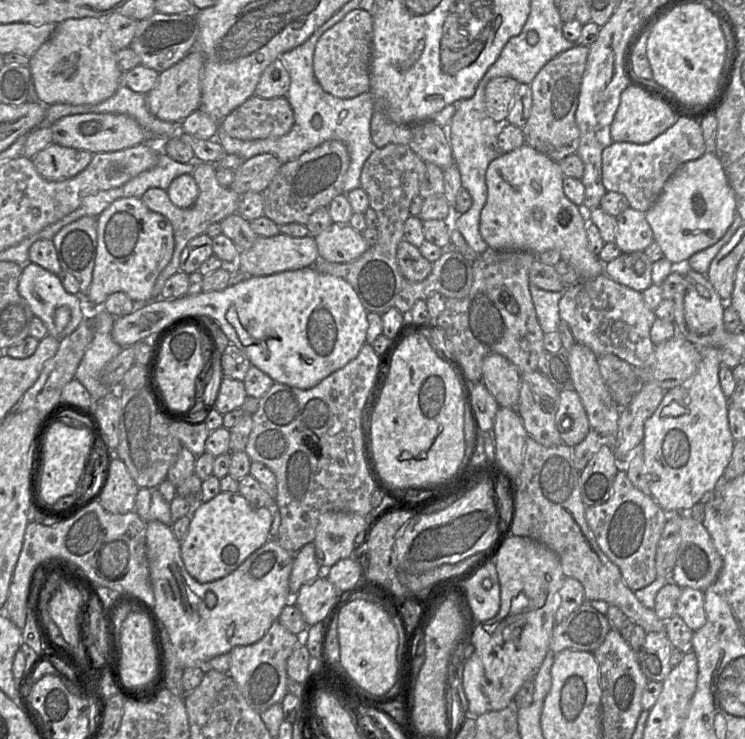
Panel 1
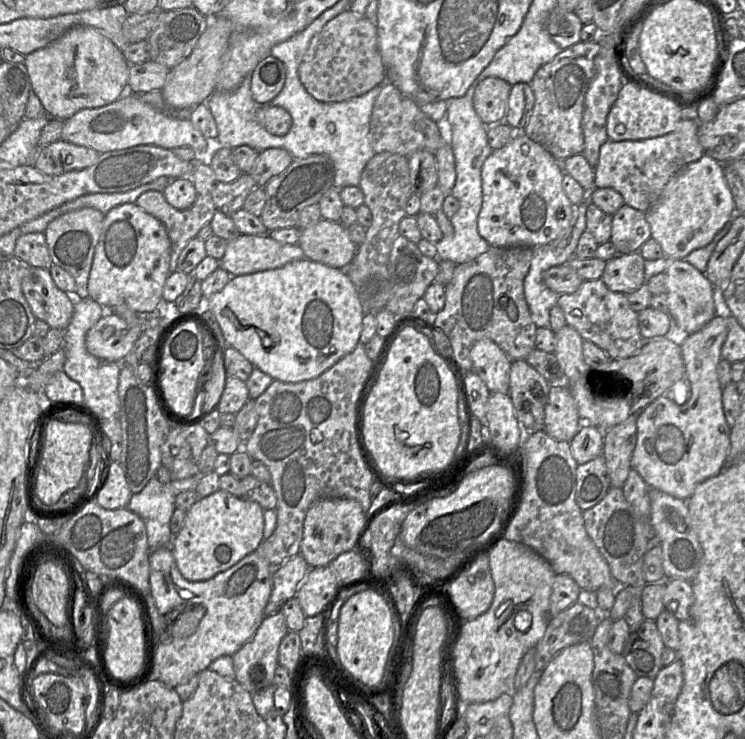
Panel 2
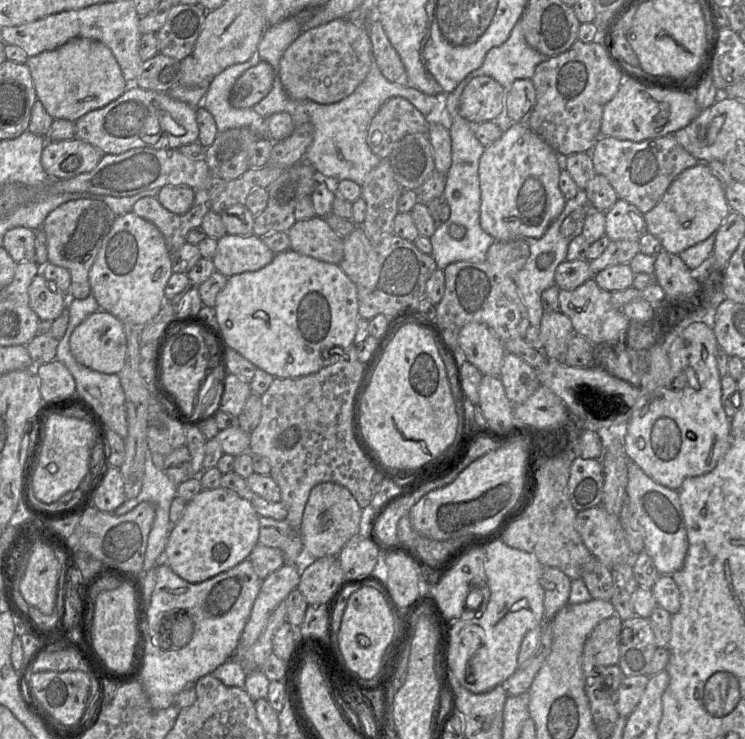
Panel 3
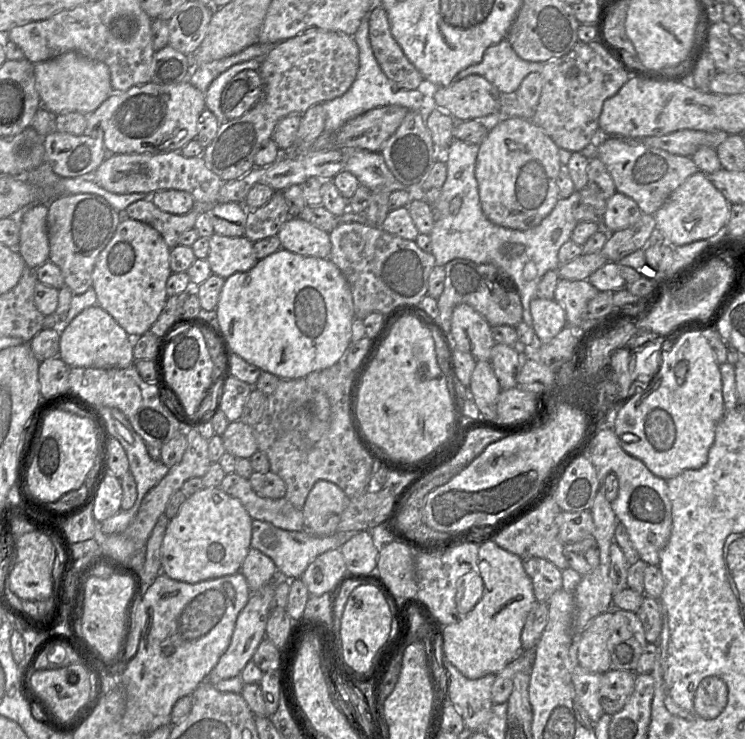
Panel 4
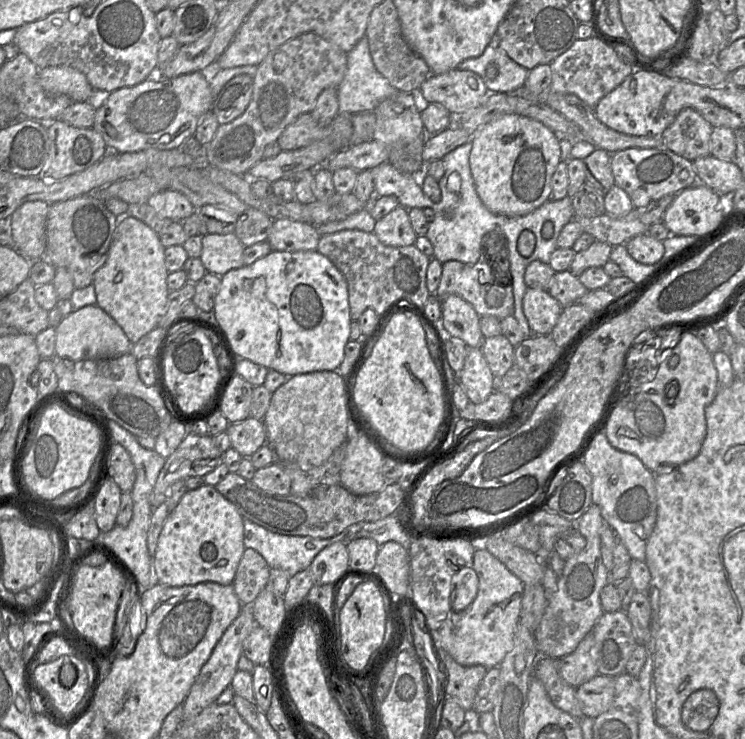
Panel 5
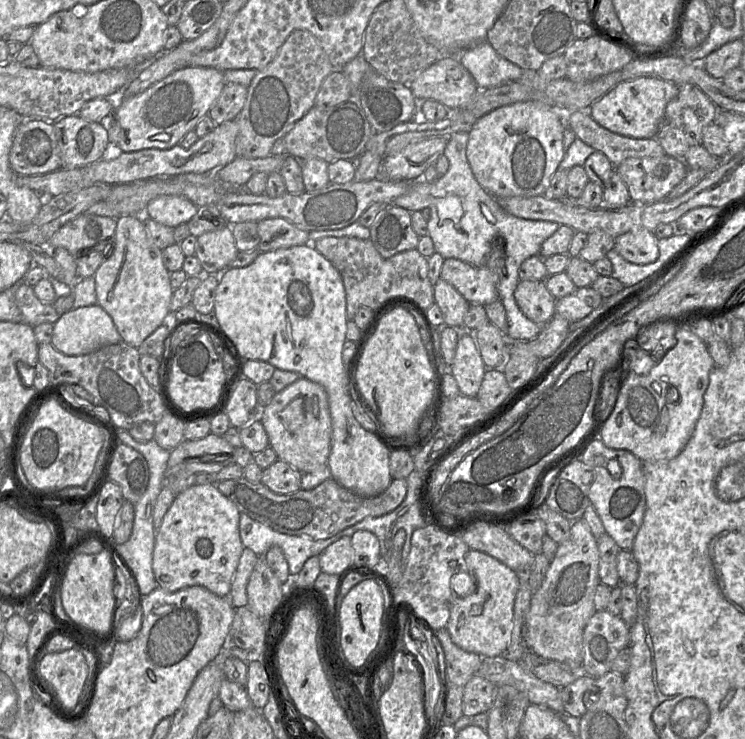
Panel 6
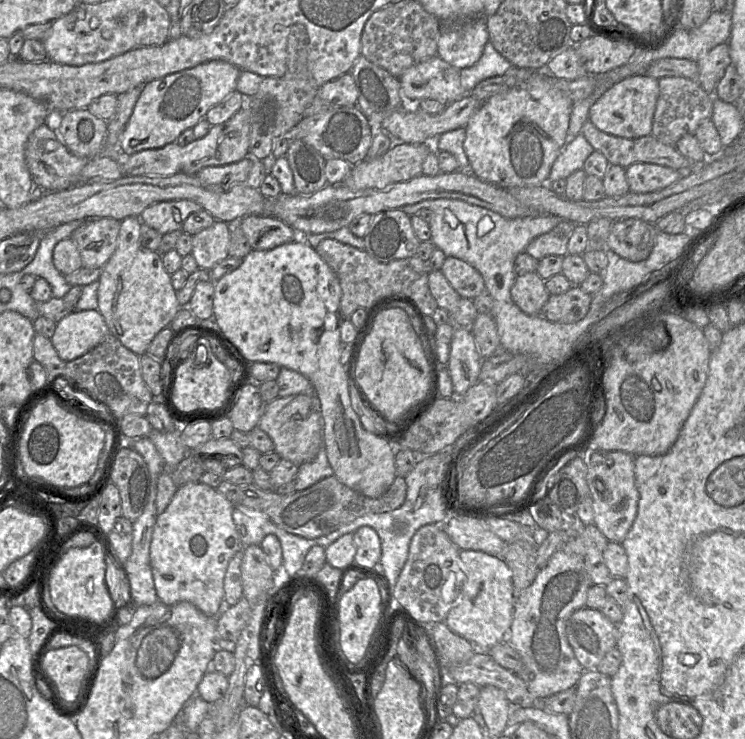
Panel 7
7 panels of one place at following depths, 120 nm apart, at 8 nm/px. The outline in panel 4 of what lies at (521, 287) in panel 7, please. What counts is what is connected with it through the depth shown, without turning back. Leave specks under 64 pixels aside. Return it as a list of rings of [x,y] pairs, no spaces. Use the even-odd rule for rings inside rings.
[[[535,297],[530,302],[530,313],[539,343],[550,342],[567,325],[564,307],[554,299]]]

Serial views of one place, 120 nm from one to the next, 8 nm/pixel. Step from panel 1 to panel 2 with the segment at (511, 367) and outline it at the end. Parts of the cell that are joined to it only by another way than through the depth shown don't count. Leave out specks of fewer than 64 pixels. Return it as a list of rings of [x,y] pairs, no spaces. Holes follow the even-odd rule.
[[[488,338],[476,341],[470,350],[472,371],[486,384],[490,393],[509,394],[509,373],[512,360]]]

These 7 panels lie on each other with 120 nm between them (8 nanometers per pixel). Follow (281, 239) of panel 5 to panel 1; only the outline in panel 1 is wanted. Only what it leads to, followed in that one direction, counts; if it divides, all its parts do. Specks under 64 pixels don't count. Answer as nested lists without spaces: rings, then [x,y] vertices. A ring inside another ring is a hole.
[[[333,222],[314,238],[319,259],[331,263],[352,262],[369,248],[362,234],[349,224]]]

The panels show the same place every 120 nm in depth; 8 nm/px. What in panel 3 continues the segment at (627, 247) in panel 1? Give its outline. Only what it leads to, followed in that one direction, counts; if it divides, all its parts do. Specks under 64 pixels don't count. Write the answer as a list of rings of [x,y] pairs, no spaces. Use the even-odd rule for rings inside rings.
[[[618,199],[605,217],[605,235],[611,241],[639,241],[647,232],[645,214],[626,200]]]

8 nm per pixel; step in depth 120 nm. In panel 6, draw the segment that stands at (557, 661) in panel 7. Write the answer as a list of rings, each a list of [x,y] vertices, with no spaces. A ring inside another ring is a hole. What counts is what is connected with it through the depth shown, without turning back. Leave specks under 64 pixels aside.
[[[583,518],[571,522],[569,539],[558,544],[555,557],[550,562],[542,585],[531,598],[526,634],[530,651],[540,657],[569,664],[571,667],[582,667],[583,631],[588,620],[596,612],[593,600],[596,586],[600,583],[598,566],[597,539]]]

